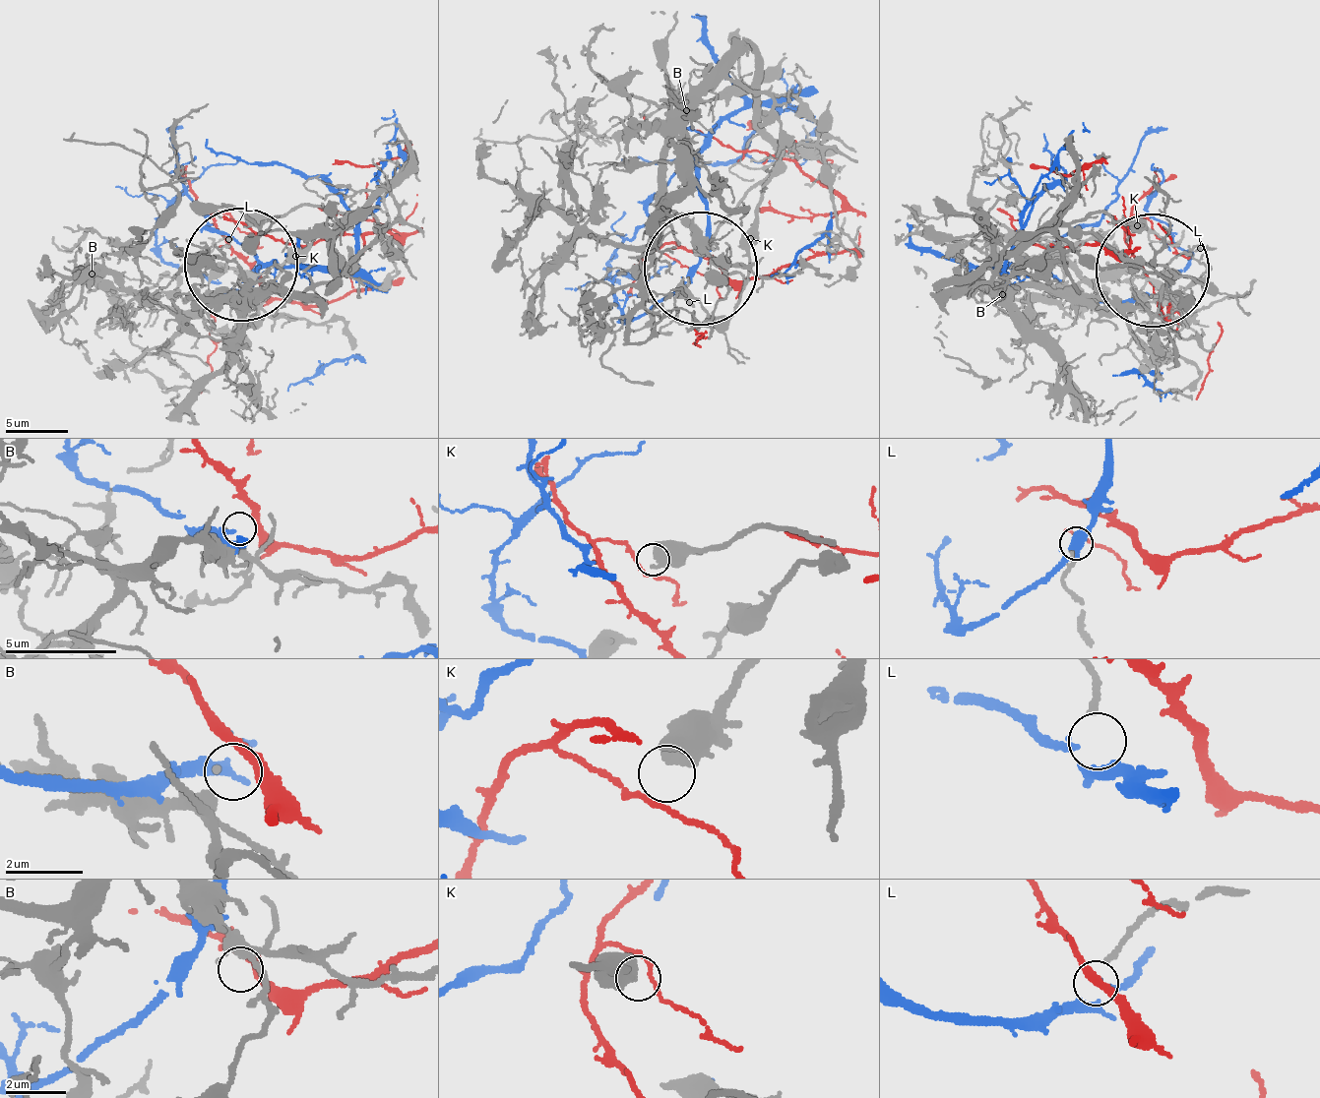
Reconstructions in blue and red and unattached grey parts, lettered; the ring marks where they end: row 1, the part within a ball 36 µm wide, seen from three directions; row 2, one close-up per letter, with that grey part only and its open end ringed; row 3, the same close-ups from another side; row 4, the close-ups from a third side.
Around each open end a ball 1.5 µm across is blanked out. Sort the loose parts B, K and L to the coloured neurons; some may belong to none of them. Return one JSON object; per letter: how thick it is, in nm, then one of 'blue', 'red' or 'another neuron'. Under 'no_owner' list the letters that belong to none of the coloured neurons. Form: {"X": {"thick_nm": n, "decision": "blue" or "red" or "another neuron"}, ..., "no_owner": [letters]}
{"B": {"thick_nm": 130, "decision": "another neuron"}, "K": {"thick_nm": 650, "decision": "another neuron"}, "L": {"thick_nm": 170, "decision": "blue"}, "no_owner": ["B", "K"]}

